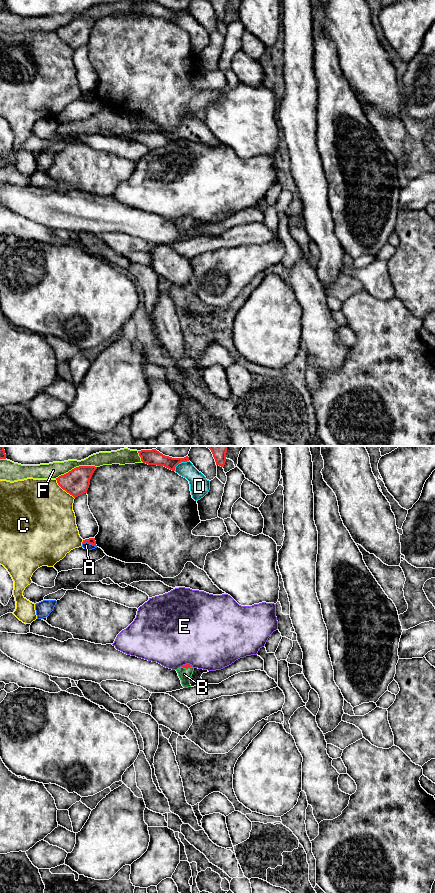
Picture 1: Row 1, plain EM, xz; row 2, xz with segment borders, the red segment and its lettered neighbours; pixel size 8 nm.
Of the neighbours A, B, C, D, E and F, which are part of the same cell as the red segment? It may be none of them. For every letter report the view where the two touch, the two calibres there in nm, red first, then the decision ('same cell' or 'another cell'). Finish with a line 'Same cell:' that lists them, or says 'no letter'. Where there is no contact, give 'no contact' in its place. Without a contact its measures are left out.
A: xz | 50/50 nm | another cell
B: xz | 40/100 nm | same cell
C: xz | 220/480 nm | another cell
D: xz | 130/160 nm | another cell
E: xz | 40/500 nm | another cell
F: xz | 220/130 nm | another cell
Same cell: B

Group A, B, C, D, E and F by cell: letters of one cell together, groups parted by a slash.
A / B / C / D / E / F

